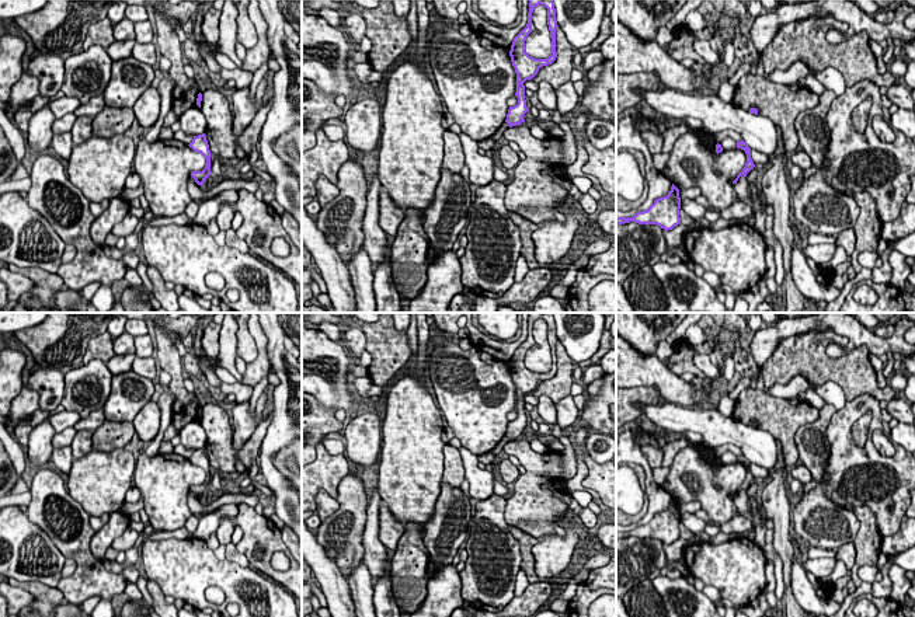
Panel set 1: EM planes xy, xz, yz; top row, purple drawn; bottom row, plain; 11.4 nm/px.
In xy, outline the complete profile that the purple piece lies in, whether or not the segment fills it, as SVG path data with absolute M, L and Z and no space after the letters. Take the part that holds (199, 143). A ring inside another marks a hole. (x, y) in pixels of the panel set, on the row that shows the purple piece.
M206 135L194 136L192 142L188 144L194 151L201 153L206 158L205 168L202 171L192 171L191 177L198 185L203 185L205 179L211 175L211 150L206 140Z

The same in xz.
M529 0L529 13L528 13L528 24L526 27L514 38L509 56L512 66L516 73L516 98L518 104L509 107L505 122L509 128L516 126L525 122L523 116L528 112L526 100L525 100L525 86L526 80L533 79L539 69L547 65L552 65L556 57L556 29L557 29L557 20L556 20L556 8L553 0ZM536 6L545 6L547 8L547 25L552 38L552 55L547 59L535 59L525 52L525 41L528 35L532 32L532 13Z

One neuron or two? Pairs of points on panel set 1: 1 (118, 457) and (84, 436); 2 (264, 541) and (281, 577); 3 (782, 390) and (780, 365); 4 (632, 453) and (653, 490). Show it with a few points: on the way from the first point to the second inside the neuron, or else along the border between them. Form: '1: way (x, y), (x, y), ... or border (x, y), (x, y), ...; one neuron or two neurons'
1: border (91, 449), (73, 460); two neurons
2: way (267, 551), (265, 565), (271, 571); one neuron
3: border (814, 386), (795, 375), (766, 390); two neurons
4: way (642, 462), (647, 469), (650, 480); one neuron

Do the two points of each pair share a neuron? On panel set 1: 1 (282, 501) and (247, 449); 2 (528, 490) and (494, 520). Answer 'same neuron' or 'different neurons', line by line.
1: different neurons
2: different neurons

